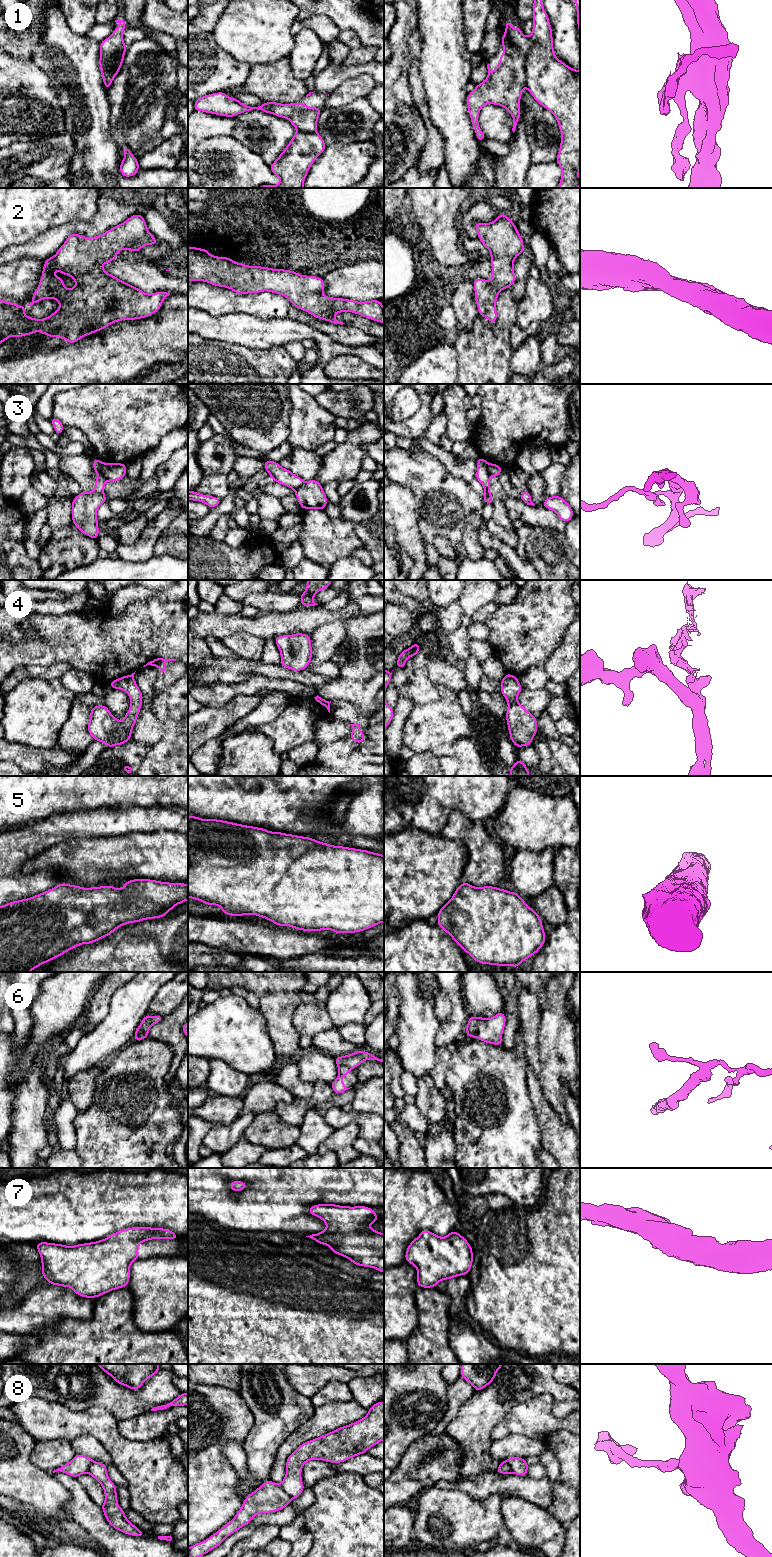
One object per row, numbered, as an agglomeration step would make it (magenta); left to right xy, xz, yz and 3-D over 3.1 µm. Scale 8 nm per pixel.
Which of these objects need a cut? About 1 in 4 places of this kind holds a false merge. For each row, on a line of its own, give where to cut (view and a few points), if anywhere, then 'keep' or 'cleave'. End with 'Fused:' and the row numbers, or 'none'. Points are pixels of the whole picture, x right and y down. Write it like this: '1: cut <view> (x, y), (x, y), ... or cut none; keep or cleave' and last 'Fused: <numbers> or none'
1: cut yz (530, 37), (530, 46), (525, 61), (525, 85); cleave
2: cut none; keep
3: cut xy (102, 463), (101, 473), (107, 480); cleave
4: cut yz (506, 674), (516, 678); cleave
5: cut none; keep
6: cut yz (478, 1018), (476, 1033), (473, 1036); cleave
7: cut none; keep
8: cut xz (280, 1484), (292, 1498); cleave
Fused: 1, 3, 4, 6, 8

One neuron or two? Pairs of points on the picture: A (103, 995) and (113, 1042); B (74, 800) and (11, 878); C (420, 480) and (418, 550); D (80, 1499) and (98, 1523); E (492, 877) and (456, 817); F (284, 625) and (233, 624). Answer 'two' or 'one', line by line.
A: two
B: two
C: two
D: one
E: one
F: one

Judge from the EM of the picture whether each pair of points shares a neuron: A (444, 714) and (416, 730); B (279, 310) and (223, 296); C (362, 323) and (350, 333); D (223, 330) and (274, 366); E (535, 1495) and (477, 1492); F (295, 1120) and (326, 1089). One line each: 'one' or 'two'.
A: one
B: one
C: two
D: two
E: one
F: one

